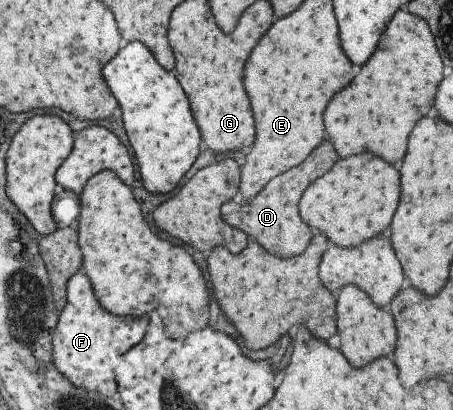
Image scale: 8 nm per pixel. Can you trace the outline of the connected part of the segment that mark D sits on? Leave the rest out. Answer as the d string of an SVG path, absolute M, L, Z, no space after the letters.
M322 141L314 151L308 153L308 157L300 165L278 175L276 179L270 179L270 183L266 183L254 199L250 199L242 205L238 205L232 200L224 203L220 207L221 218L230 224L232 229L244 231L246 235L254 237L258 241L258 245L262 245L268 253L276 253L278 257L296 255L310 241L310 229L298 217L296 205L300 199L300 193L306 189L306 185L310 181L314 181L318 175L326 173L334 161L336 161L336 153L334 153L330 141Z

